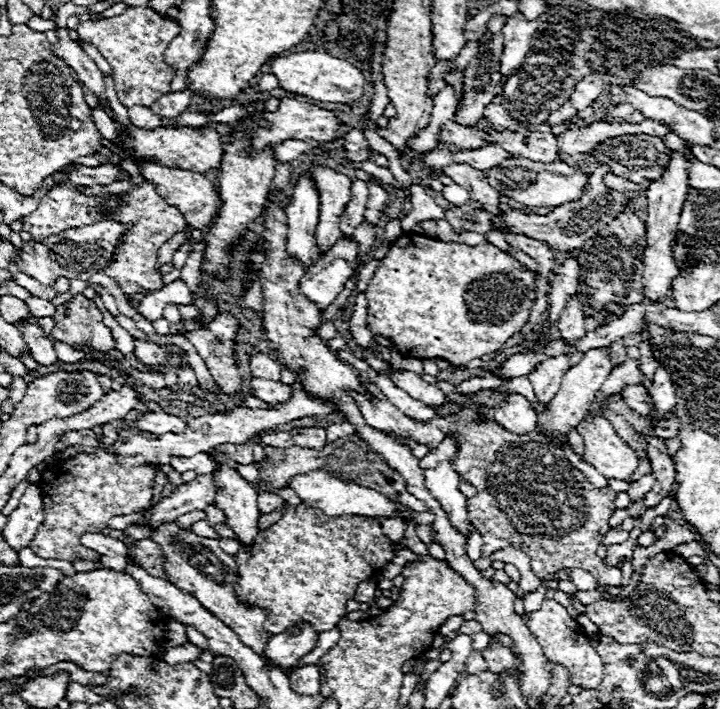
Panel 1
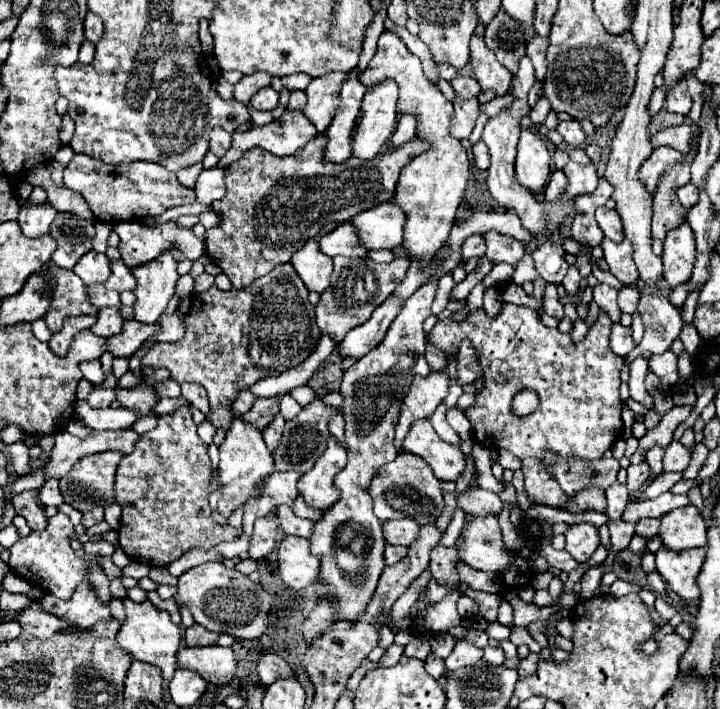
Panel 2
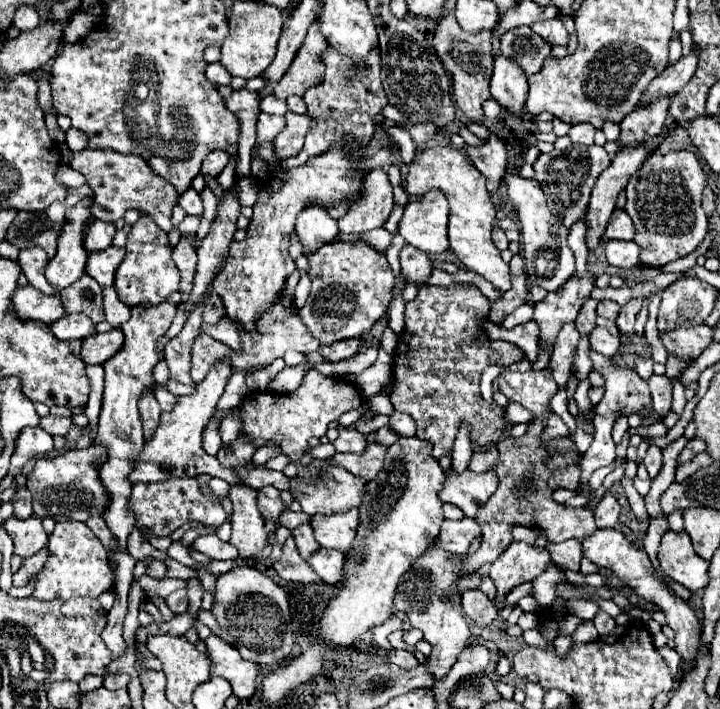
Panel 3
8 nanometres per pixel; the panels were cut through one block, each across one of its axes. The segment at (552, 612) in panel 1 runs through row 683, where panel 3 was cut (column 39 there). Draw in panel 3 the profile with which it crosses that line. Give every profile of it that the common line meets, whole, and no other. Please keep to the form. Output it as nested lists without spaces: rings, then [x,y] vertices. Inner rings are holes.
[[[58,522],[48,538],[48,560],[36,574],[32,596],[38,600],[70,600],[70,598],[98,598],[112,588],[112,568],[104,546],[84,522]]]

